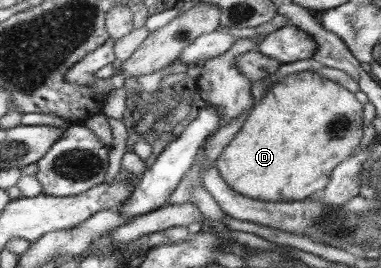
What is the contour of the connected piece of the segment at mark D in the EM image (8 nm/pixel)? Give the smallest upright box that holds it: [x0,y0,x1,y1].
[215,71,364,202]

